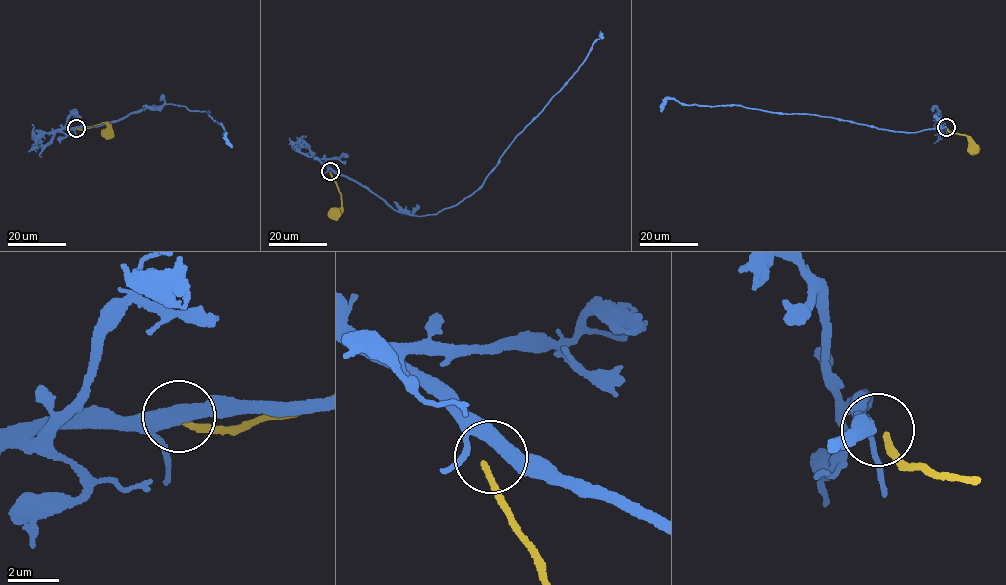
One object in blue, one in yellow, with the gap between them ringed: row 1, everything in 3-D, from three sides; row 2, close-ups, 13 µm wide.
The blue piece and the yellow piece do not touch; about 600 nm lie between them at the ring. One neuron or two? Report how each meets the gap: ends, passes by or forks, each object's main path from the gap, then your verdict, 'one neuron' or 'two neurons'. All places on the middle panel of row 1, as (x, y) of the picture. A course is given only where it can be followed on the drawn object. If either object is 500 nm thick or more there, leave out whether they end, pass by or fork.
blue runs (331, 170), (400, 212), (423, 216), (456, 205), (482, 185), (513, 139), (602, 37); yellow runs (330, 172), (341, 195), (341, 206), (335, 212); two neurons

